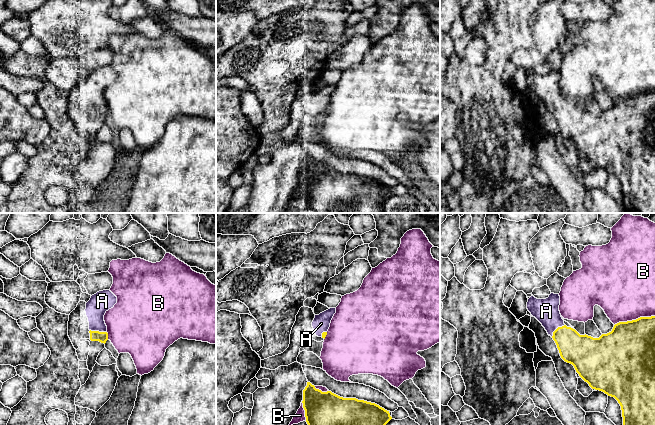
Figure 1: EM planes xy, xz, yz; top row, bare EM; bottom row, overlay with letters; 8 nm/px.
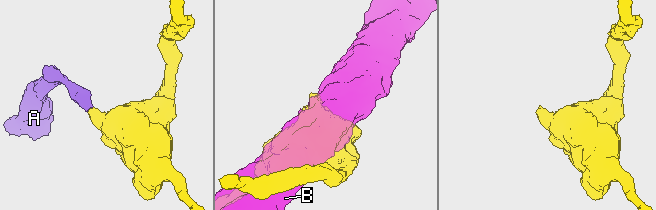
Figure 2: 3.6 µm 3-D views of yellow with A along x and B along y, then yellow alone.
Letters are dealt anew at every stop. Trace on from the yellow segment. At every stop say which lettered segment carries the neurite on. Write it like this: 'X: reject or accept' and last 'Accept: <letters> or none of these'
A: accept
B: reject
Accept: A

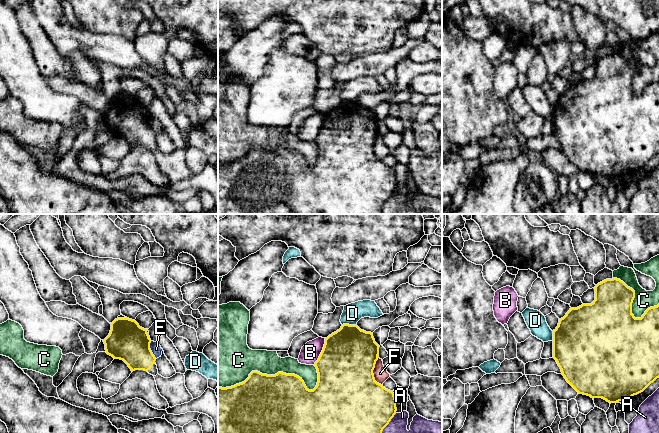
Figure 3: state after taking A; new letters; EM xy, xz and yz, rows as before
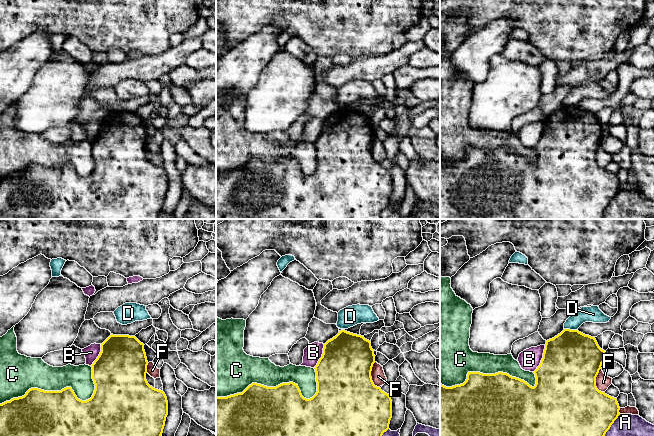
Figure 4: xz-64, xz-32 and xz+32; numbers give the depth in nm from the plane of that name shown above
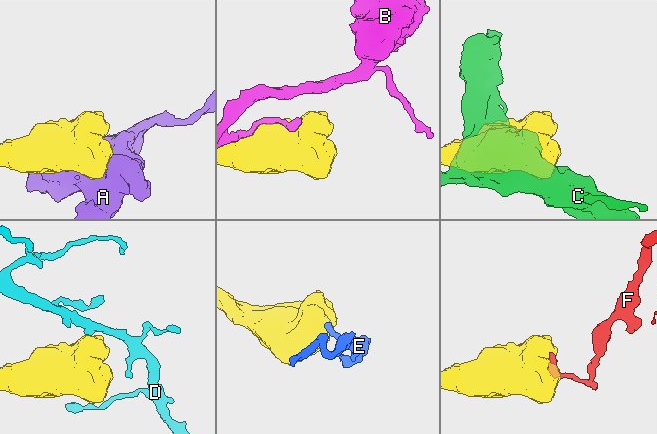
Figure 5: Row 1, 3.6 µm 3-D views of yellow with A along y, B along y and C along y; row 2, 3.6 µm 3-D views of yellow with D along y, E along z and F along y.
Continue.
A: reject
B: reject
C: reject
D: reject
E: reject
F: reject
Accept: none of these

